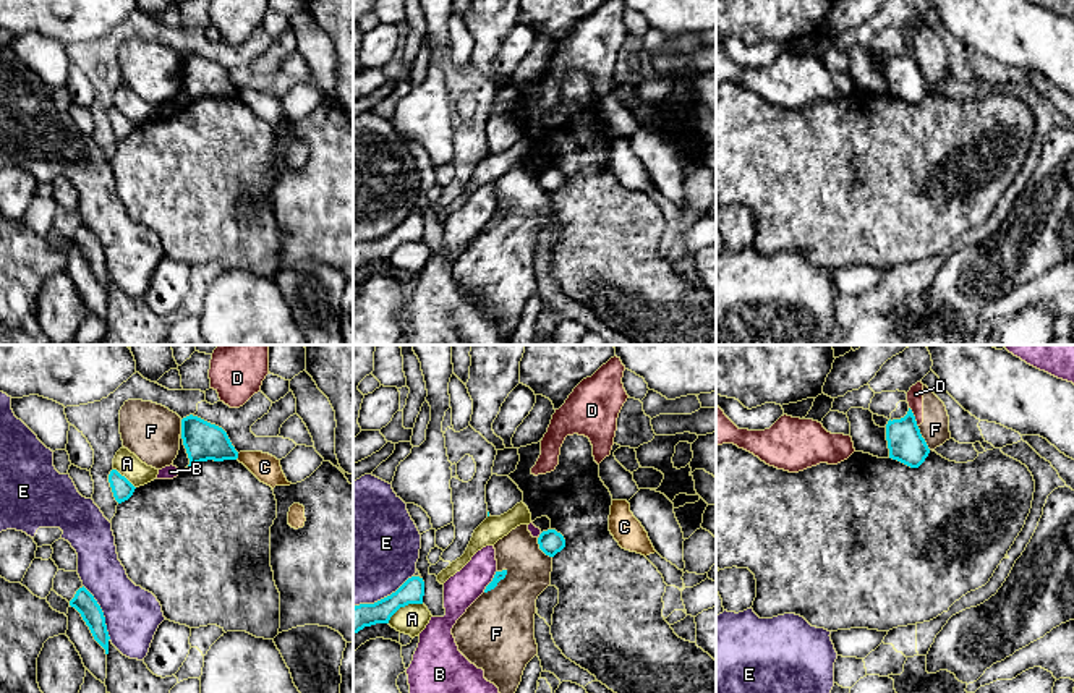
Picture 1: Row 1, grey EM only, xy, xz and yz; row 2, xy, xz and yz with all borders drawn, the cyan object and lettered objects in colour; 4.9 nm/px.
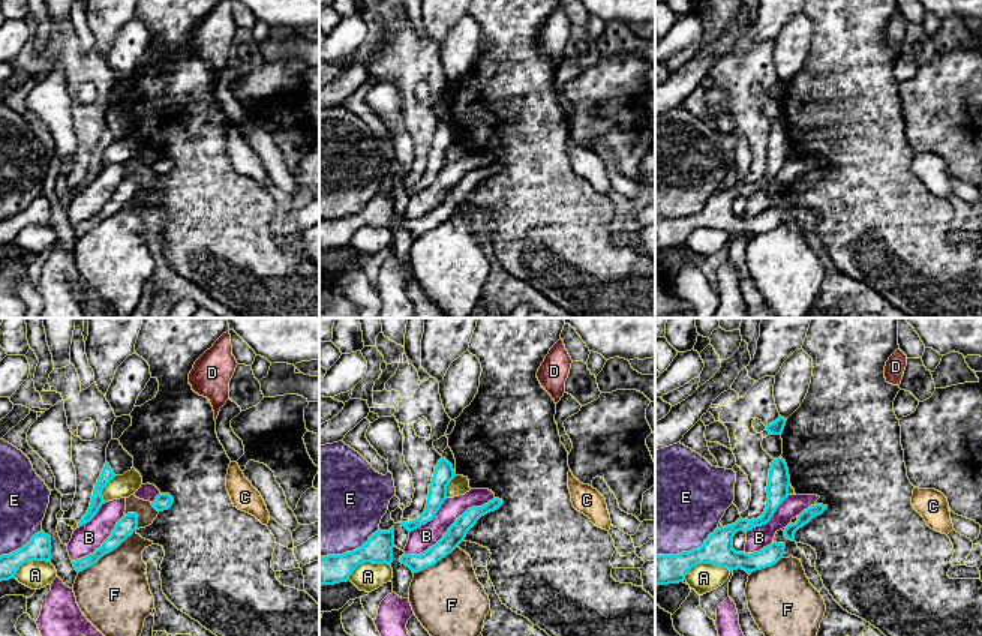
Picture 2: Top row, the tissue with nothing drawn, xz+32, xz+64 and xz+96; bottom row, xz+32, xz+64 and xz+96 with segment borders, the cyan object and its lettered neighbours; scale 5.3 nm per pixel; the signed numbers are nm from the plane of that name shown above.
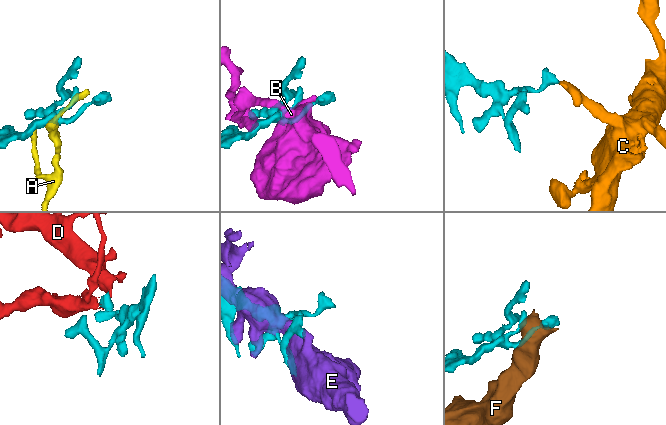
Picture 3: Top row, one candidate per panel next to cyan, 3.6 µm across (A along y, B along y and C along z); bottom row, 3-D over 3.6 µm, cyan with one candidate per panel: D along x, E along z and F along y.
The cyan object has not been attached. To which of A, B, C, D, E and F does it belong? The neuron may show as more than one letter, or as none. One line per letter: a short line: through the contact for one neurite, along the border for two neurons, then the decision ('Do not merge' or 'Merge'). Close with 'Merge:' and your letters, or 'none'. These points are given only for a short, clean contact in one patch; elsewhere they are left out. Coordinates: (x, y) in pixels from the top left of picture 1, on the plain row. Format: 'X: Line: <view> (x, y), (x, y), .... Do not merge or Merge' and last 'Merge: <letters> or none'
A: Do not merge
B: Do not merge
C: Line: xy (238, 91), (235, 96). Do not merge
D: Line: yz (909, 44), (917, 63). Do not merge
E: Do not merge
F: Do not merge
Merge: none

